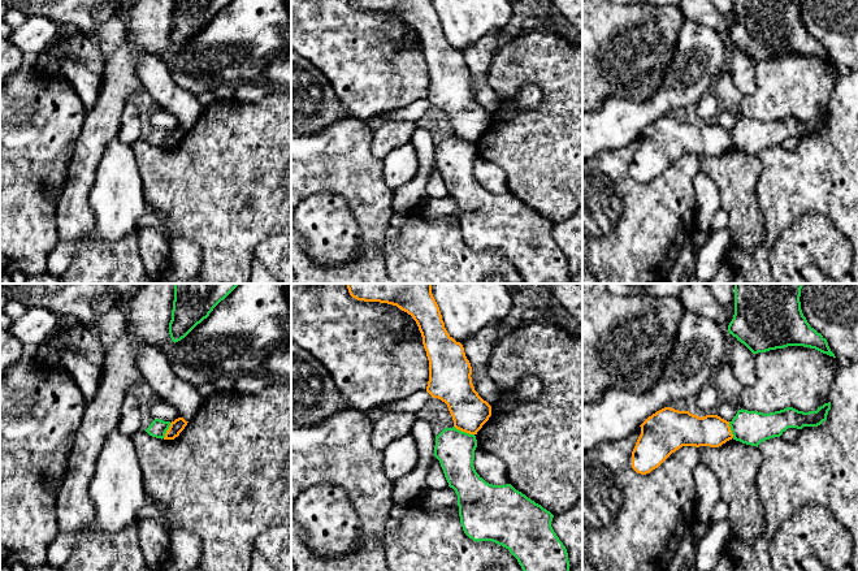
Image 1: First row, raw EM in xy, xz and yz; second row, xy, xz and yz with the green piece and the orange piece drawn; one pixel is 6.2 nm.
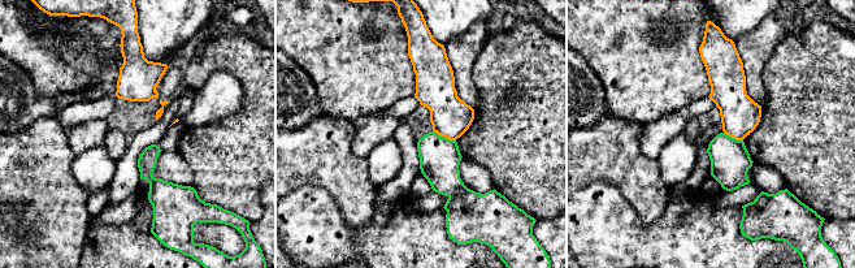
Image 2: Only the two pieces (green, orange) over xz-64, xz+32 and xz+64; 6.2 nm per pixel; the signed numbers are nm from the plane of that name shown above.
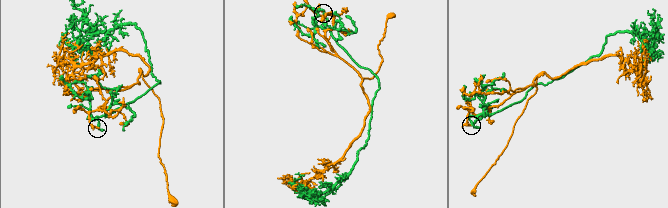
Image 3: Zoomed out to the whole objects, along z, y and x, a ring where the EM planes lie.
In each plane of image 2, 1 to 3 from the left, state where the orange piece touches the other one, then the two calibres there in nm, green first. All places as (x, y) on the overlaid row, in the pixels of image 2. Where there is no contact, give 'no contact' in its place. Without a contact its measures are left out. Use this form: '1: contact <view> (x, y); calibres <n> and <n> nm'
1: no contact
2: contact xz+32 (443, 137); calibres 260 and 260 nm
3: contact xz+64 (733, 138); calibres 240 and 240 nm

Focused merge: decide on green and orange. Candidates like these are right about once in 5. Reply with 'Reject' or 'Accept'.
Reject

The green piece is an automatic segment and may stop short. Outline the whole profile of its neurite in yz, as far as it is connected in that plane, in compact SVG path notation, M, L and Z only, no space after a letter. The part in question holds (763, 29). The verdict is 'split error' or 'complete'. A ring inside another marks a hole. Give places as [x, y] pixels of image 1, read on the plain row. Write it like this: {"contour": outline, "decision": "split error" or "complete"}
{"contour": "M734 0L729 43L753 62L803 55L836 66L803 25L800 5L801 0Z", "decision": "complete"}

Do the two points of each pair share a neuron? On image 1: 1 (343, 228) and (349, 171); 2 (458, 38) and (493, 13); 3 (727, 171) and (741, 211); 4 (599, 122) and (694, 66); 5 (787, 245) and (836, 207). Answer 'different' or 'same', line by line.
1: different
2: same
3: same
4: same
5: different

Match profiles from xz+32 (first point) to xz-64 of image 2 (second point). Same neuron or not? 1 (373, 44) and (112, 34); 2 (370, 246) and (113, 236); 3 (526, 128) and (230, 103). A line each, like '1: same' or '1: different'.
1: different
2: same
3: different

